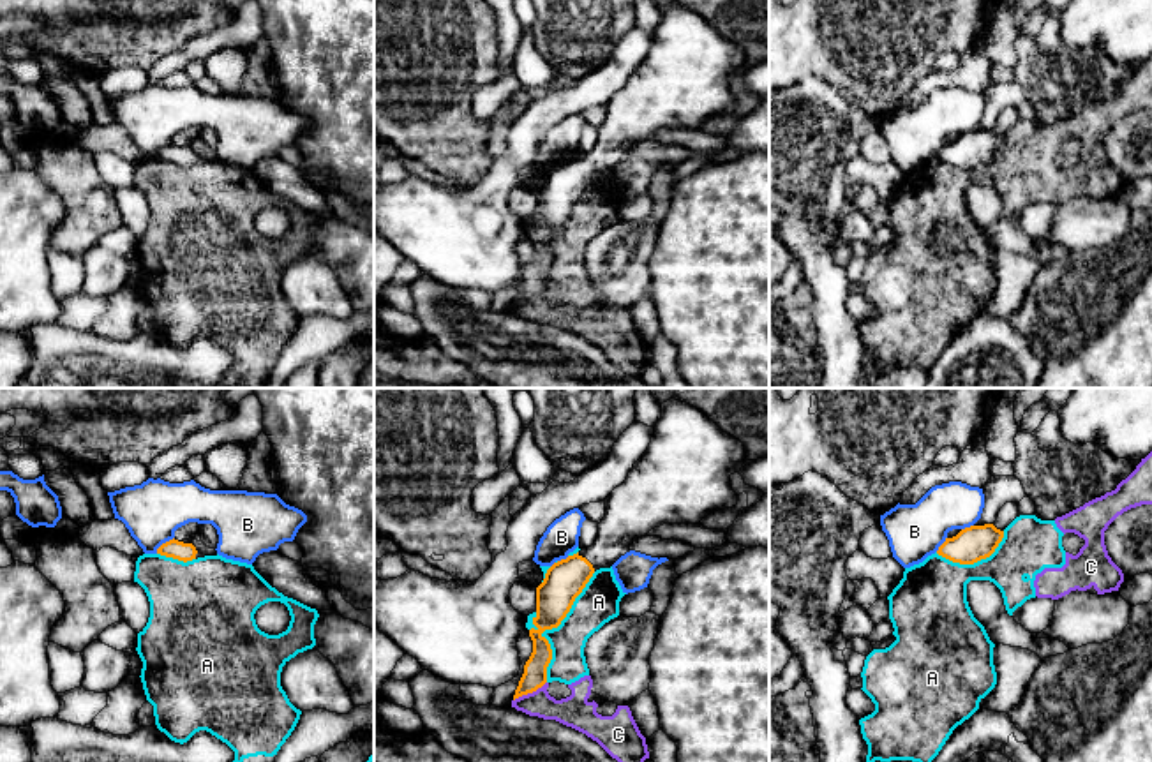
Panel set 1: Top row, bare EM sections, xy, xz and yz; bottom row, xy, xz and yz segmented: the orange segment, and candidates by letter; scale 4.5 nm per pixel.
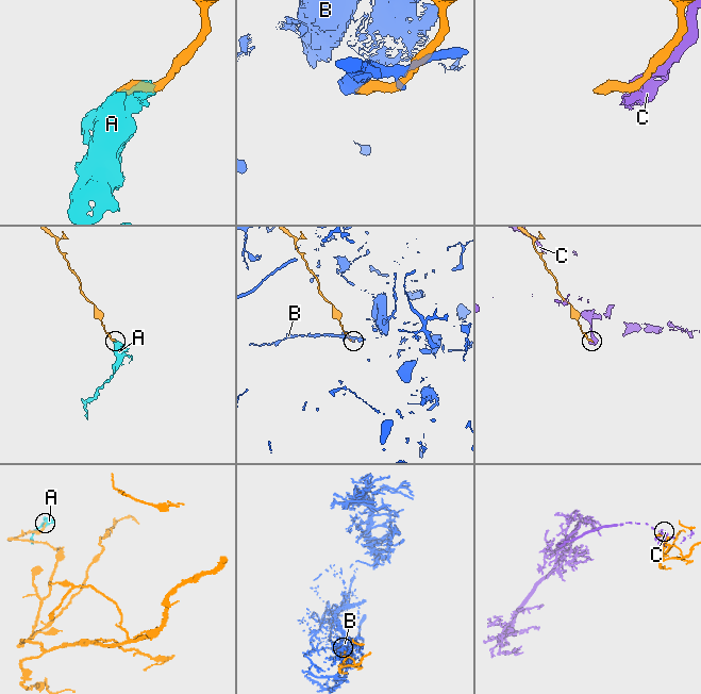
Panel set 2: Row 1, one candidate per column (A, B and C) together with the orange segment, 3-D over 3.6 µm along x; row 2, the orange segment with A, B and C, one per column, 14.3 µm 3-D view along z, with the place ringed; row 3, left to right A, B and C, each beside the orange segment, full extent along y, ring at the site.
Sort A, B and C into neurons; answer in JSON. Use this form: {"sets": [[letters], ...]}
{"sets": [["A", "C"], ["B"]]}

